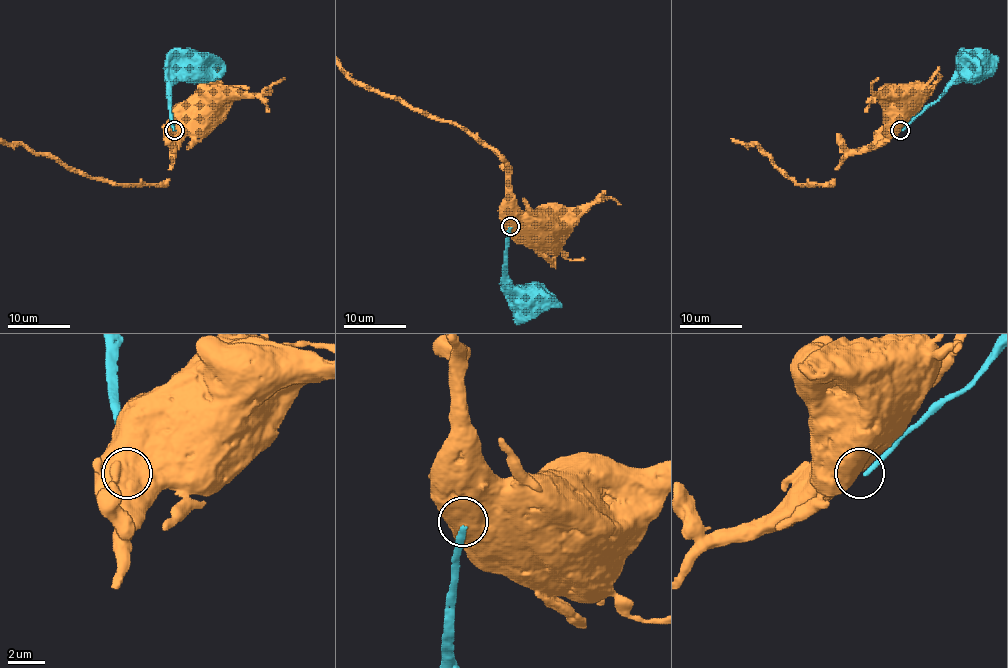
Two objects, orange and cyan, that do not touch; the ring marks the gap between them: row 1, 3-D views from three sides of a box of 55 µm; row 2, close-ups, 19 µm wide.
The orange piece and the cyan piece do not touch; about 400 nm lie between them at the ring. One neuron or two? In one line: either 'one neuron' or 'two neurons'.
two neurons

